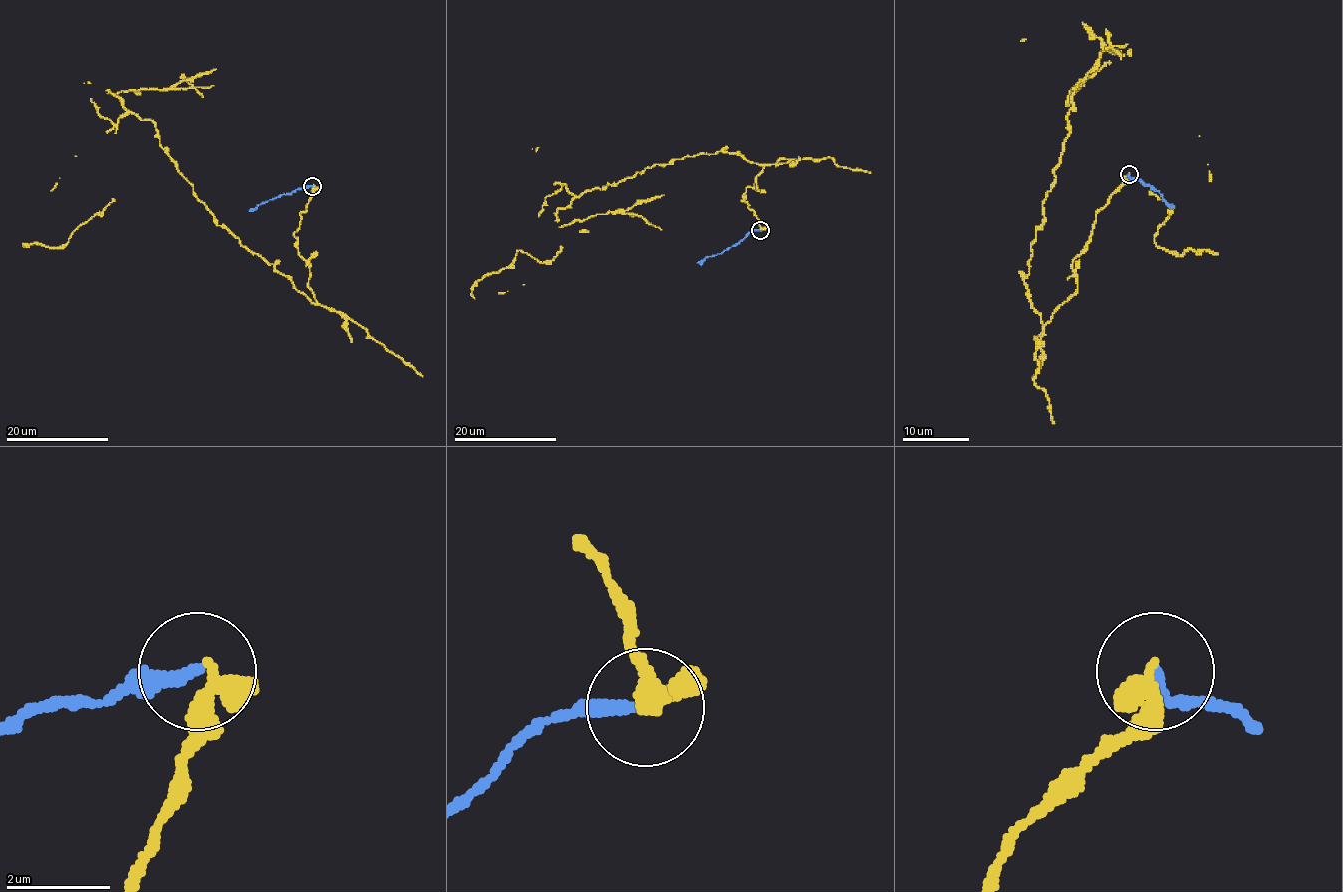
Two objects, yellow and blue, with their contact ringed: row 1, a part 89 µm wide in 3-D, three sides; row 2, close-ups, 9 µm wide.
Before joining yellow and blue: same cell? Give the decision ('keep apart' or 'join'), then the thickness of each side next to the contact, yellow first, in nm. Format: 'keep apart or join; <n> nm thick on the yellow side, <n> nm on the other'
keep apart; 360 nm thick on the yellow side, 280 nm on the other

